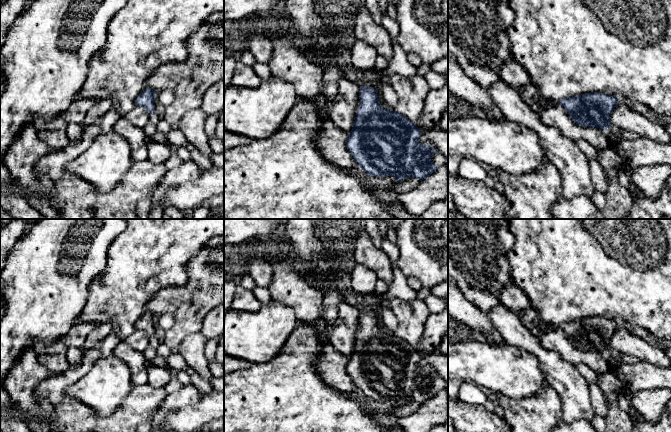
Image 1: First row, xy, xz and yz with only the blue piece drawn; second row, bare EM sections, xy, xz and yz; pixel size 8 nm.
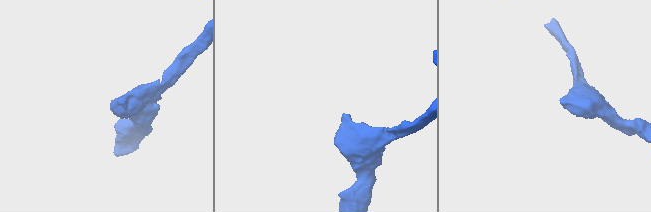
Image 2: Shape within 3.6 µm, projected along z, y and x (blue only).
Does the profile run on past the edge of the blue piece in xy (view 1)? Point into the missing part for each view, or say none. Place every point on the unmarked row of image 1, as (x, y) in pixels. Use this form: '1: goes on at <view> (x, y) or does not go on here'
1: does not go on here

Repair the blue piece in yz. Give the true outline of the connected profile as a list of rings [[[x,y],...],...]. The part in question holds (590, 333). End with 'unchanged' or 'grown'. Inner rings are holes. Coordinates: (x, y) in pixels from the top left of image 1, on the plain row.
[[[598,316],[566,321],[558,326],[577,349],[605,355],[611,351],[610,340],[618,327],[616,319]]] | unchanged

